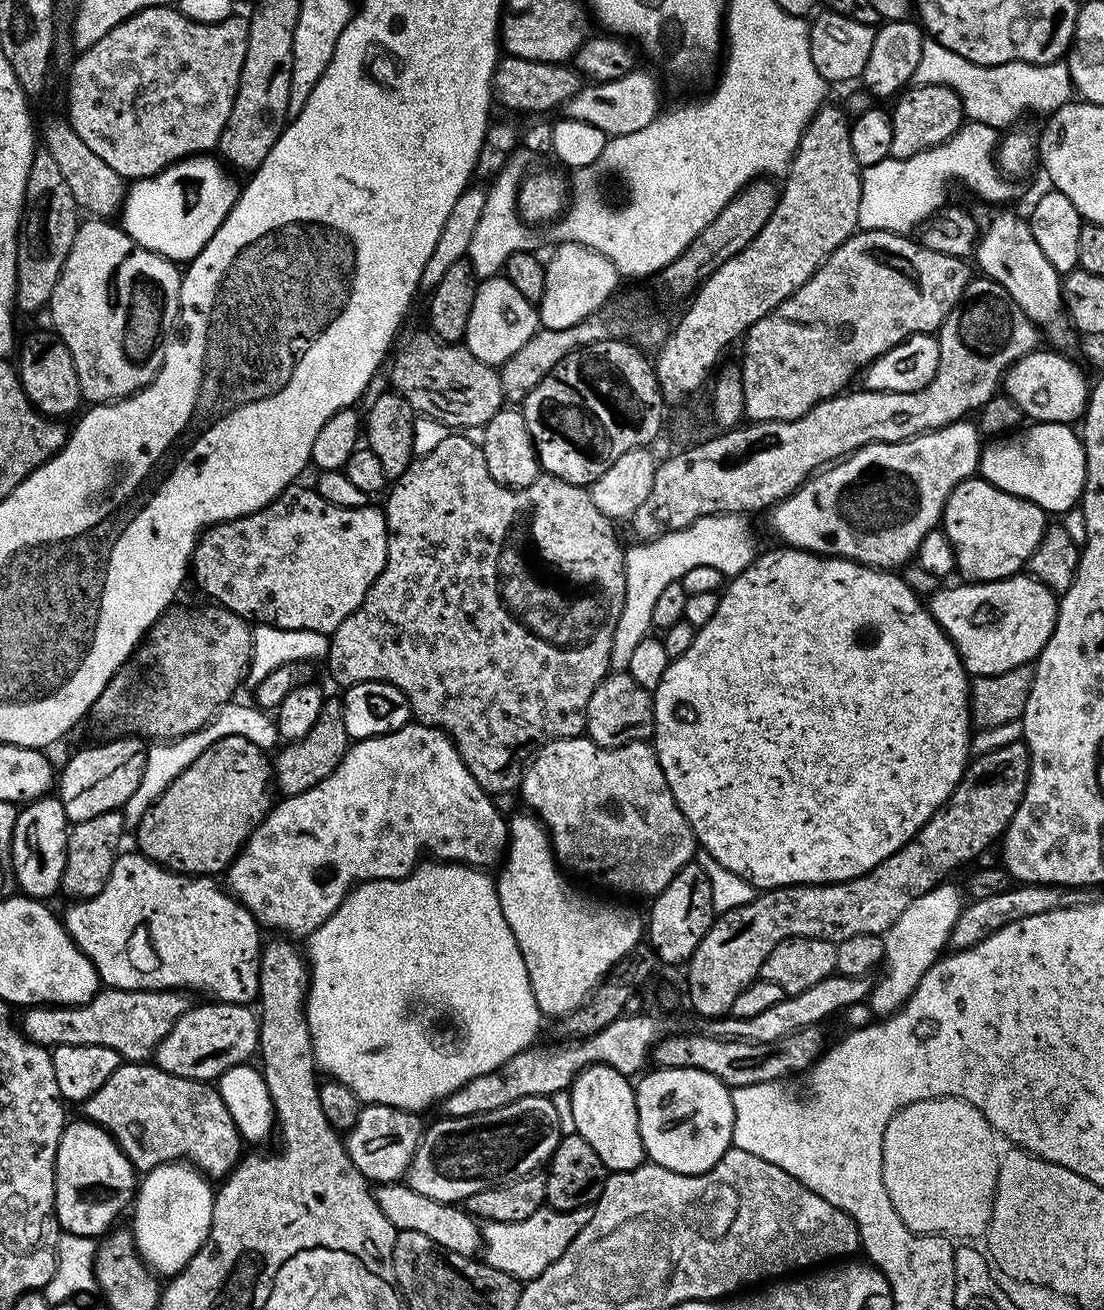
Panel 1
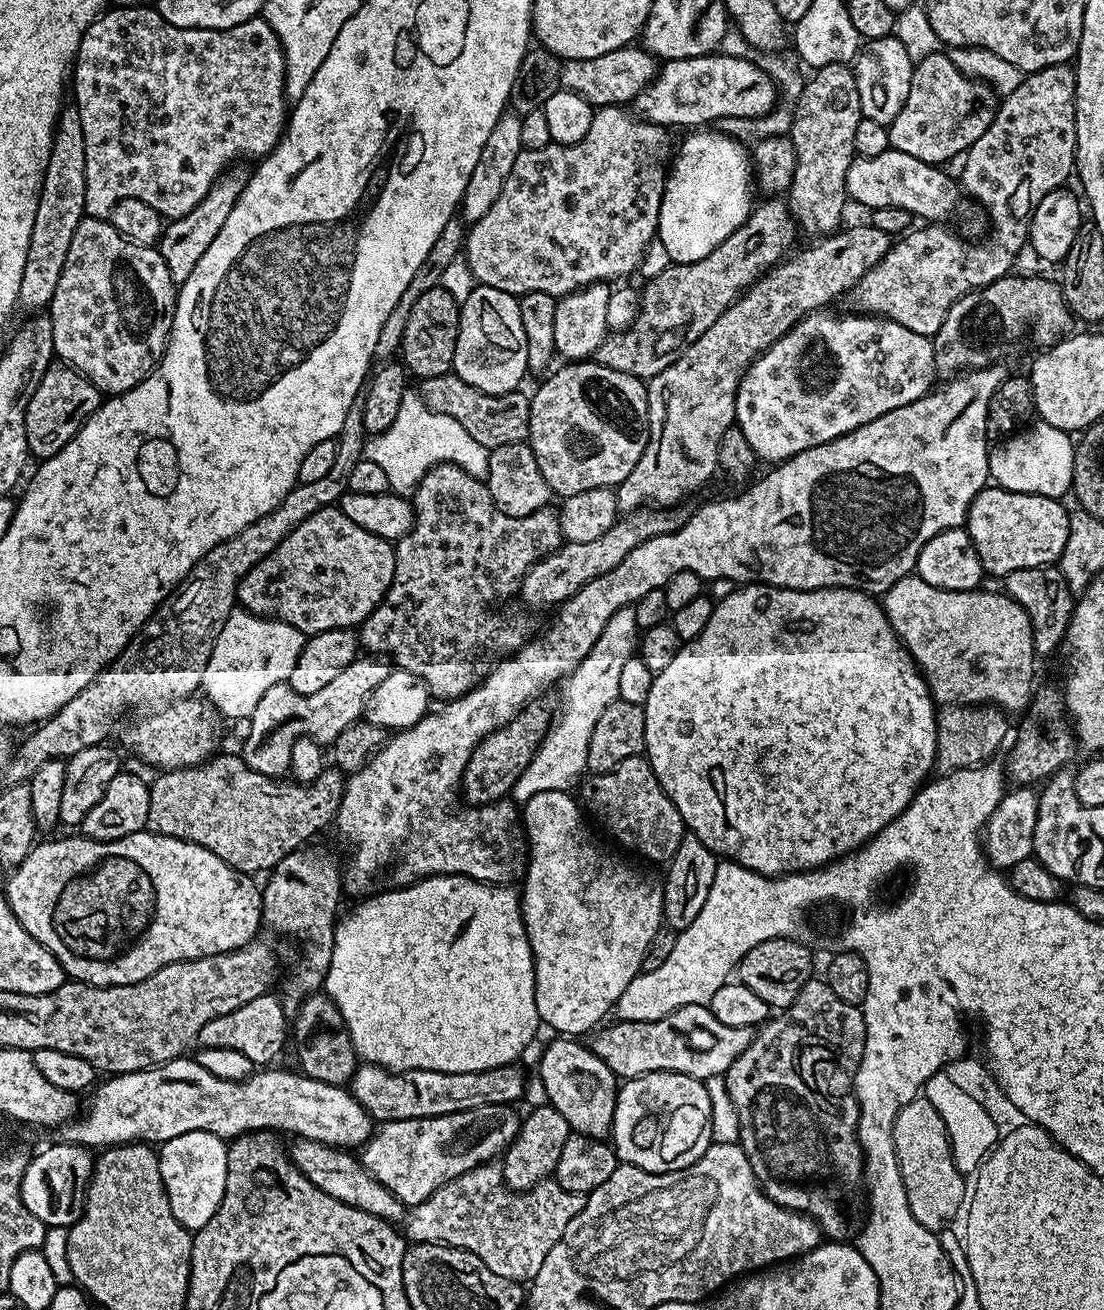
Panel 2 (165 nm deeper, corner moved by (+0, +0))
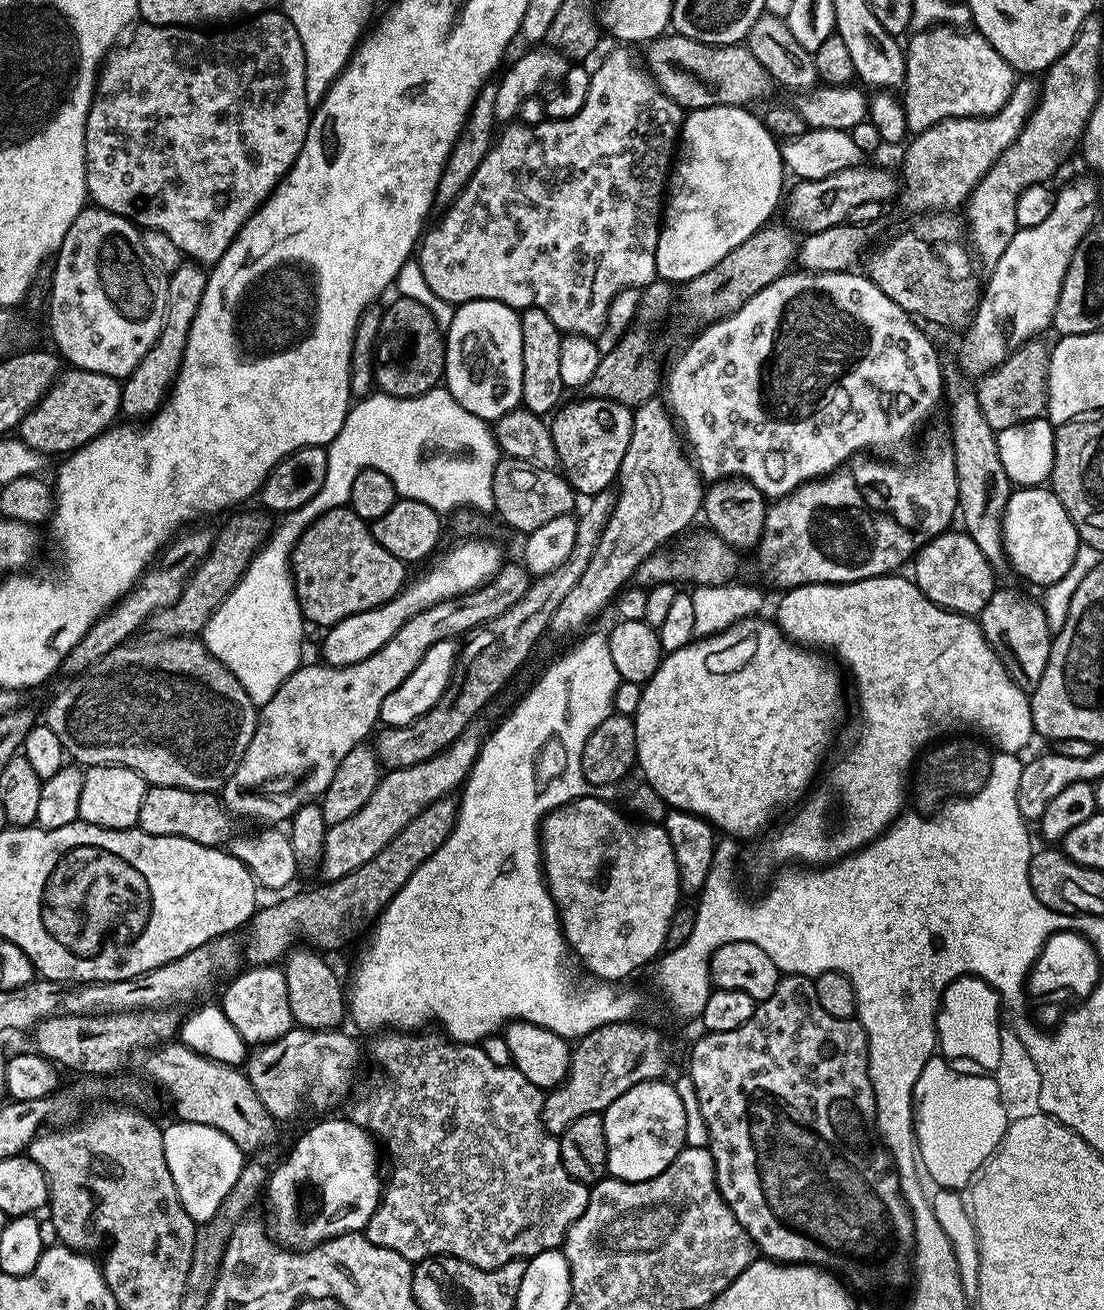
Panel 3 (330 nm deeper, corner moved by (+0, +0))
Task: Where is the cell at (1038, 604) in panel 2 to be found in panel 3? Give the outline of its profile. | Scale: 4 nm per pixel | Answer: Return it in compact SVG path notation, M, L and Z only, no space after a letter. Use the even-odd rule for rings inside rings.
M1000 586L988 599L986 607L978 613L978 623L988 644L999 646L1016 659L1007 661L1008 672L1018 687L1031 694L1038 686L1042 673L1046 671L1054 635L1048 629L1043 603L1036 601L1035 604L1032 600L1019 600L1010 589Z

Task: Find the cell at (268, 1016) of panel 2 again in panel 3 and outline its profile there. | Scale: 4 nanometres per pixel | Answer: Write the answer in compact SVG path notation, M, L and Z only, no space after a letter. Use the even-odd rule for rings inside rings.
M252 966L241 976L236 976L228 984L224 997L218 1000L218 1006L230 1018L234 1030L249 1046L270 1044L280 1040L293 1028L290 1002L286 998L284 970L280 966Z

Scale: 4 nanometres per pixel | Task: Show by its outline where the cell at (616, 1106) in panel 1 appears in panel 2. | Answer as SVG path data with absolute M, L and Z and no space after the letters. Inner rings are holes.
M556 1038L556 1041L540 1056L540 1080L544 1083L544 1092L548 1095L547 1103L558 1109L562 1118L566 1118L569 1129L582 1136L595 1136L604 1138L612 1131L612 1119L616 1113L616 1094L618 1091L618 1078L592 1053L587 1043L576 1038Z

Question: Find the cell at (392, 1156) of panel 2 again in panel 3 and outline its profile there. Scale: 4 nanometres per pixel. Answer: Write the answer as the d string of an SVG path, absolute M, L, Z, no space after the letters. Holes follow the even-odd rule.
M320 1118L313 1128L308 1128L300 1137L296 1140L296 1145L292 1148L292 1153L285 1158L284 1164L278 1165L269 1173L268 1183L266 1185L266 1196L268 1192L268 1204L270 1206L270 1220L272 1222L272 1228L270 1224L270 1234L273 1240L276 1241L281 1247L288 1249L289 1251L304 1251L307 1248L312 1248L314 1245L320 1244L324 1240L330 1240L336 1236L341 1236L342 1233L359 1232L363 1233L367 1229L370 1218L376 1212L376 1207L380 1204L380 1198L382 1195L382 1176L376 1173L376 1148L373 1137L369 1135L363 1128L359 1128L358 1125L353 1124L351 1120L347 1118L341 1118L341 1120L324 1120L328 1118Z

